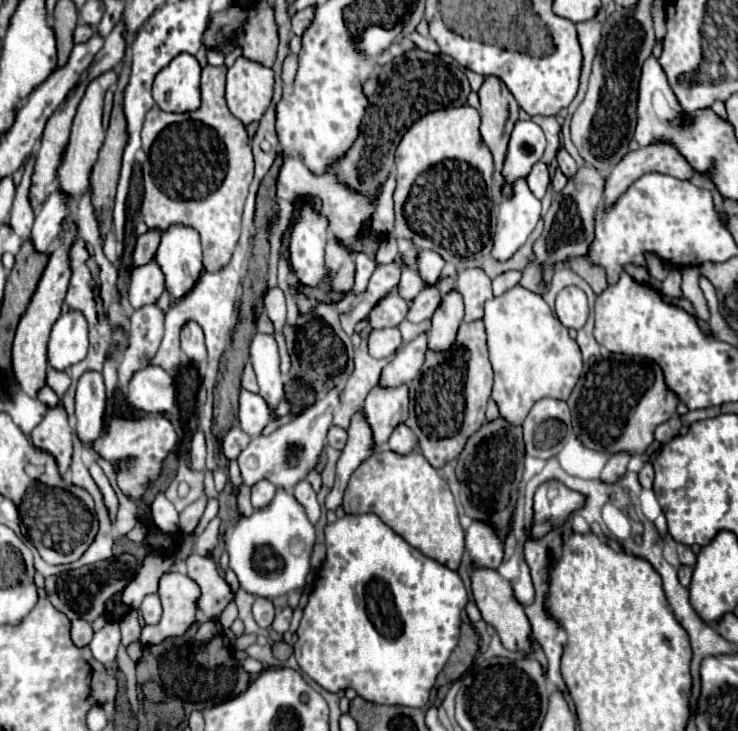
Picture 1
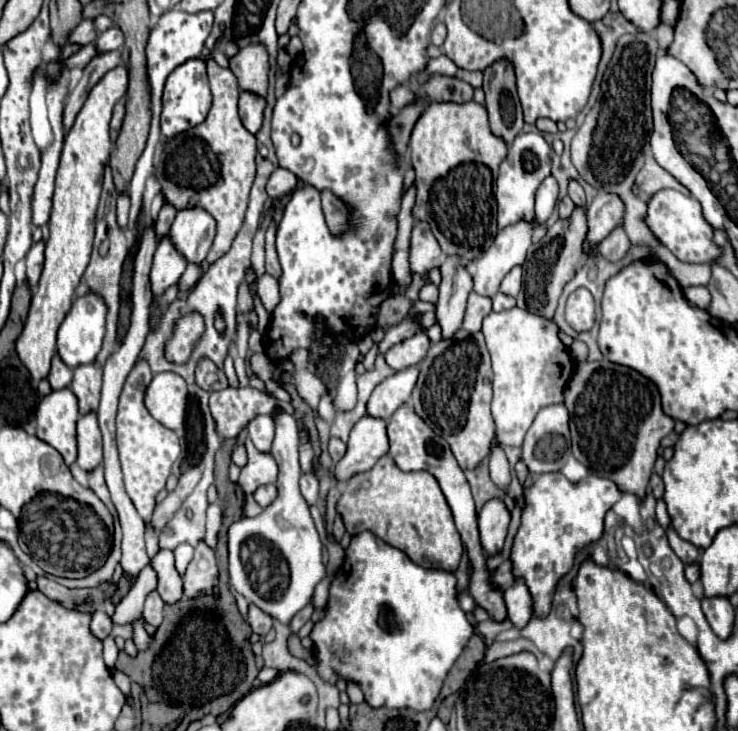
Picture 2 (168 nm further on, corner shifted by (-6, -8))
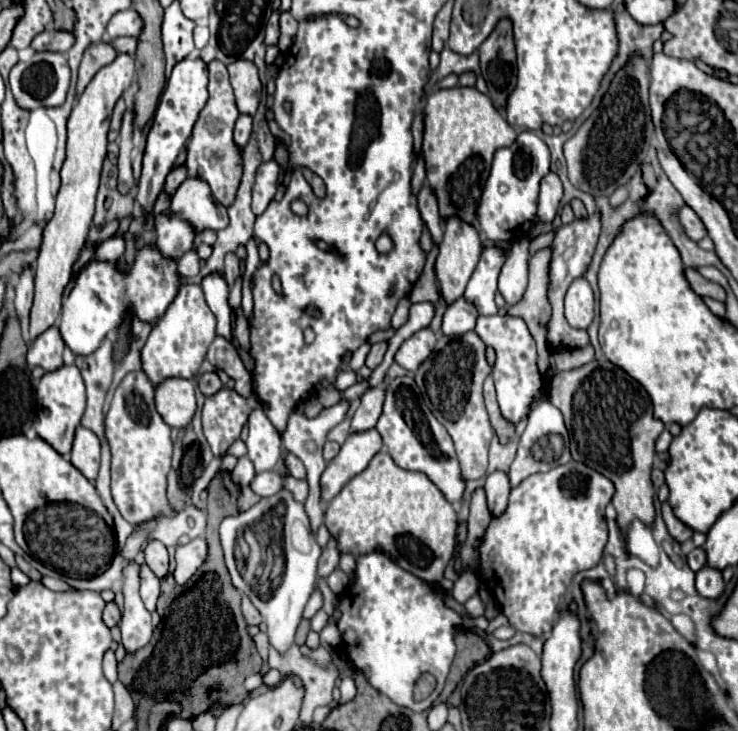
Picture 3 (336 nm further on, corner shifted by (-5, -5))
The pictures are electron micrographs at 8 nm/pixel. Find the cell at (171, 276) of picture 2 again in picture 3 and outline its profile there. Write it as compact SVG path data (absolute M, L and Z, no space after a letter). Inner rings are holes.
M165 211L155 215L153 223L157 233L155 245L167 259L179 261L193 247L195 233L177 215L171 215L169 211Z

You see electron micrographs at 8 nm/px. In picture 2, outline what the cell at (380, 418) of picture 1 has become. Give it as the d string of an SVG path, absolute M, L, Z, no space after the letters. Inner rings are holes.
M364 416L352 428L350 440L346 444L346 454L334 466L336 482L348 482L354 474L370 470L378 458L388 452L386 422L378 418Z

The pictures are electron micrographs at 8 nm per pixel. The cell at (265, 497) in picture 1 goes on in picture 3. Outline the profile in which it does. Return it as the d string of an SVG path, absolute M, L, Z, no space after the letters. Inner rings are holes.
M265 471L265 473L257 473L255 479L251 481L251 489L259 495L259 497L271 497L277 491L281 491L285 485L283 477L277 471Z

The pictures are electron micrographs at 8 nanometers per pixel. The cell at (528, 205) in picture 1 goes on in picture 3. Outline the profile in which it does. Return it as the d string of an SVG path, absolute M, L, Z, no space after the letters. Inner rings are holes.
M499 245L485 247L479 263L467 283L467 289L463 297L473 303L481 315L495 315L495 293L497 293L497 277L501 273L501 267L507 259L507 251Z

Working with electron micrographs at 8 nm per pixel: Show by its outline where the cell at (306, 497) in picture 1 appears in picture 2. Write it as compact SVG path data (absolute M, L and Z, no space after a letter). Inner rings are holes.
M302 474L300 476L300 492L306 498L306 502L312 506L318 500L318 478L314 474Z

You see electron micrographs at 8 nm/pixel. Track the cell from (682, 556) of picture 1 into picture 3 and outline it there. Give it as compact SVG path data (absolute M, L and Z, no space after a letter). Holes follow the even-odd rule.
M663 503L661 509L663 509L663 521L665 521L665 525L667 525L669 535L671 535L675 541L679 541L679 543L689 541L689 539L693 537L693 531L691 531L687 525L683 525L683 523L673 515L669 503Z

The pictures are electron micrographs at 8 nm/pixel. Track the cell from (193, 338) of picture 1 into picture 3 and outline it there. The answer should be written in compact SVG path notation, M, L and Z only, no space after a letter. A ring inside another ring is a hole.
M211 371L211 373L203 373L203 375L199 377L197 385L199 385L199 389L201 389L201 393L203 393L205 397L213 395L215 391L219 391L219 389L223 387L223 385L221 385L221 379L219 379L219 375L217 375L215 371Z

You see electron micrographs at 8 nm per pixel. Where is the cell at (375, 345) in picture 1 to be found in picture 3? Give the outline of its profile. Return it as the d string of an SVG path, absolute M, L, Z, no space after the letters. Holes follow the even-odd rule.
M429 327L417 331L415 335L403 341L399 351L395 353L395 363L399 363L407 371L415 371L419 363L423 363L427 355L431 355L431 347L435 345L435 339L437 337Z

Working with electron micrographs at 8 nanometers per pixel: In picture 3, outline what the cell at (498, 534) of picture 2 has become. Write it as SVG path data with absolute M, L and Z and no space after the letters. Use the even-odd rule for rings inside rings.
M495 471L495 473L487 475L485 495L487 495L487 507L493 517L499 517L505 513L507 501L509 501L509 491L511 491L509 477L505 473Z

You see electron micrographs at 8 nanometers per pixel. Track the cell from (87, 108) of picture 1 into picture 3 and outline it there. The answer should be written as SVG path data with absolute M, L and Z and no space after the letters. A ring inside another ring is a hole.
M117 55L117 59L101 67L93 81L87 85L83 95L71 111L67 123L67 157L61 169L61 187L57 193L55 213L43 229L43 241L39 247L39 257L35 265L35 301L29 315L29 341L35 341L43 331L55 325L61 315L61 299L67 283L71 281L73 265L85 249L87 235L93 223L95 197L99 187L101 165L107 155L107 133L111 123L111 113L117 99L135 79L135 59L131 55Z

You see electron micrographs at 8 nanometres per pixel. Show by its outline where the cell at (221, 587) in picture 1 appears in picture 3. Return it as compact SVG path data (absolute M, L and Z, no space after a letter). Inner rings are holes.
M197 537L197 539L189 541L187 545L177 547L175 561L177 561L177 565L175 565L173 575L175 575L175 581L179 585L183 585L207 561L207 541L203 537Z

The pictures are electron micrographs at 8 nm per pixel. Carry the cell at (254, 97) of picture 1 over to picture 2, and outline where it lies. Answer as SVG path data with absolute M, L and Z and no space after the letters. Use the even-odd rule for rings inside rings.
M240 92L240 120L250 134L256 134L262 126L262 112L264 112L264 98L254 96L250 92Z

